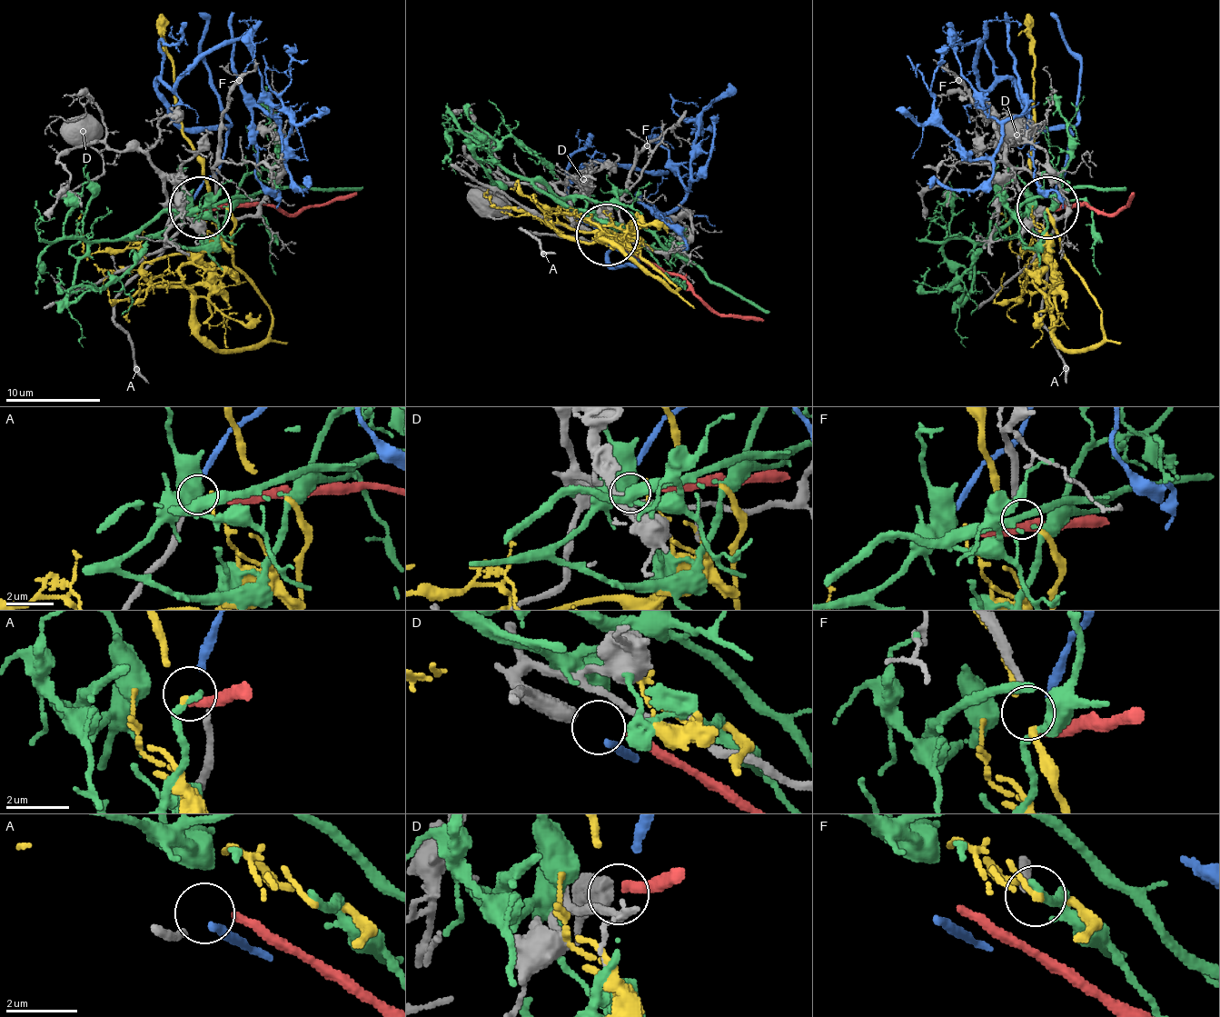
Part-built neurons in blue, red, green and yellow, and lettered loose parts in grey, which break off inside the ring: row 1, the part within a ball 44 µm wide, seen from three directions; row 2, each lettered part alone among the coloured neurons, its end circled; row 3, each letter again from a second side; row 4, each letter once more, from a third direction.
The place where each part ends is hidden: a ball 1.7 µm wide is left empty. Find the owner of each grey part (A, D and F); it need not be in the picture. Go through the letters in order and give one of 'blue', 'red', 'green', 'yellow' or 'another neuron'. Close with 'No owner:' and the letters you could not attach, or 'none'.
A: blue
D: red
F: another neuron
No owner: F

